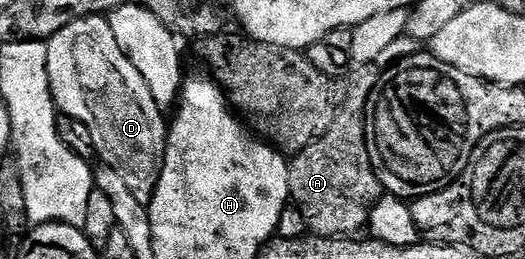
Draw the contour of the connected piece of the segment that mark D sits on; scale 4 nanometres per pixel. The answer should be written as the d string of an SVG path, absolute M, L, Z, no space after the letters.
M98 16L75 20L75 24L67 24L67 28L63 28L54 38L50 38L47 45L49 47L47 52L49 90L53 93L53 103L56 104L58 111L66 118L74 118L83 124L87 124L87 129L91 132L91 140L97 149L97 158L104 165L113 166L115 172L119 172L119 176L123 176L123 181L127 183L127 188L131 188L131 192L135 192L135 200L146 204L149 203L153 198L155 188L159 184L159 176L165 163L165 149L169 143L169 126L167 125L166 115L159 108L159 104L155 104L155 96L151 96L151 88L147 88L147 80L143 80L143 76L139 76L139 68L135 68L135 64L131 64L129 55L123 52L123 48L119 48L119 40L115 40L115 32L111 32L108 17Z

